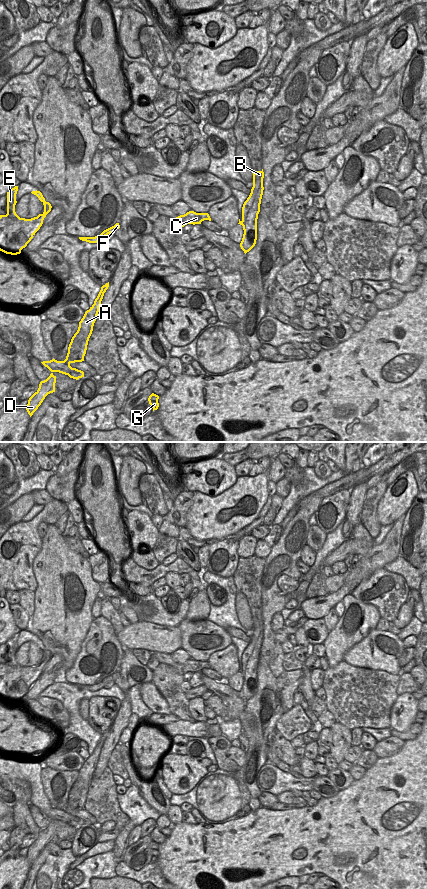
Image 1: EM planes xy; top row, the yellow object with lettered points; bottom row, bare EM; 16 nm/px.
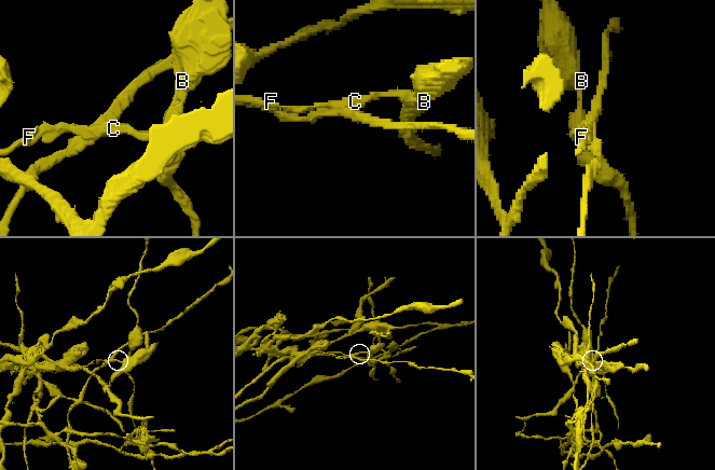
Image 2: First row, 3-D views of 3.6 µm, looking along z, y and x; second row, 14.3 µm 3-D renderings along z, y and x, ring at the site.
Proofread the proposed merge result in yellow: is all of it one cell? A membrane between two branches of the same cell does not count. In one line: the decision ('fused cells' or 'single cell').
fused cells

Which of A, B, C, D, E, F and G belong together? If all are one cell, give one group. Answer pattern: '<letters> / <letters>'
A C D E F G / B

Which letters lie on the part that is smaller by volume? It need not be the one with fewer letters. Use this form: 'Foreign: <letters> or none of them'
Foreign: B

